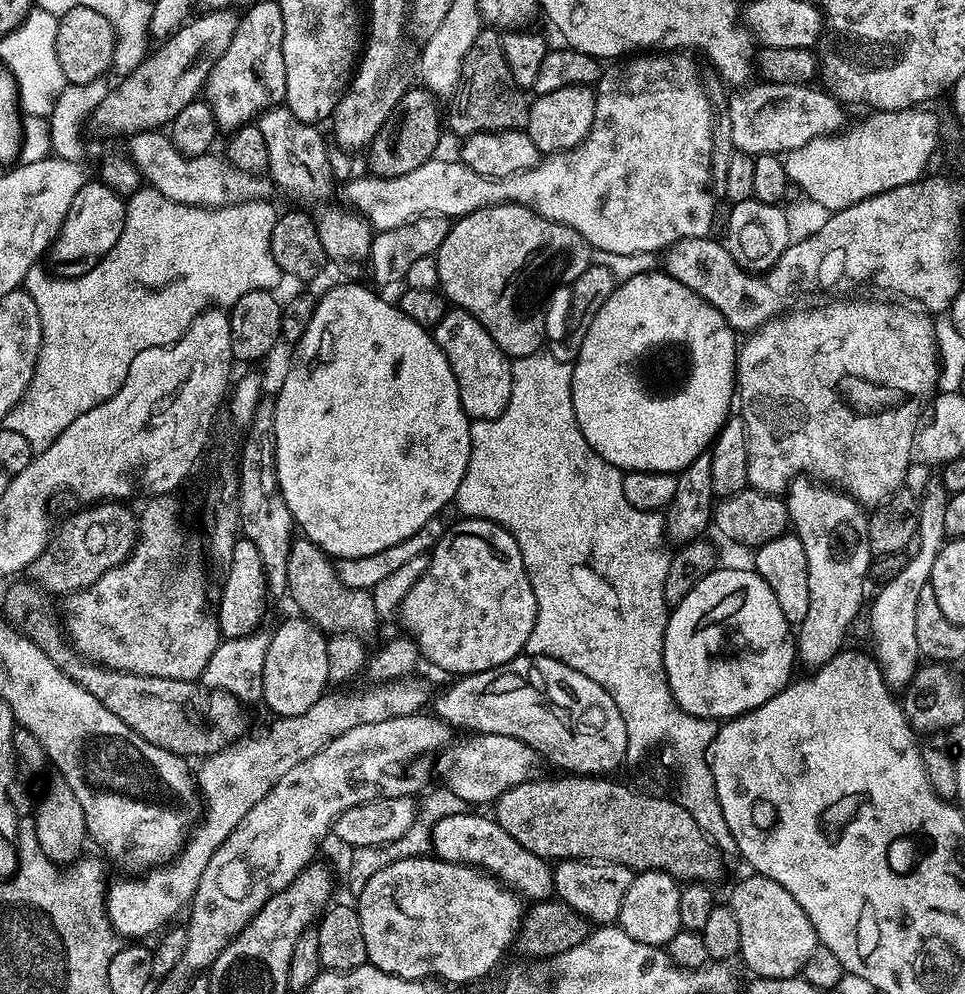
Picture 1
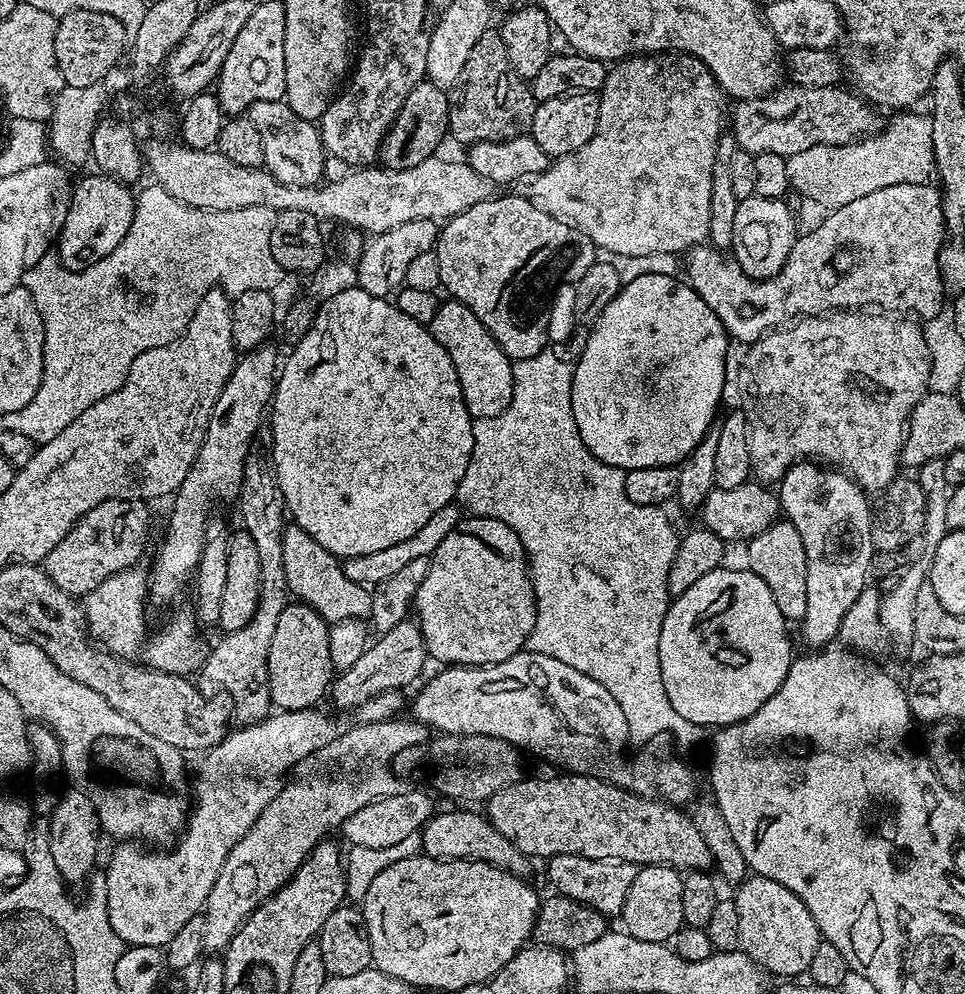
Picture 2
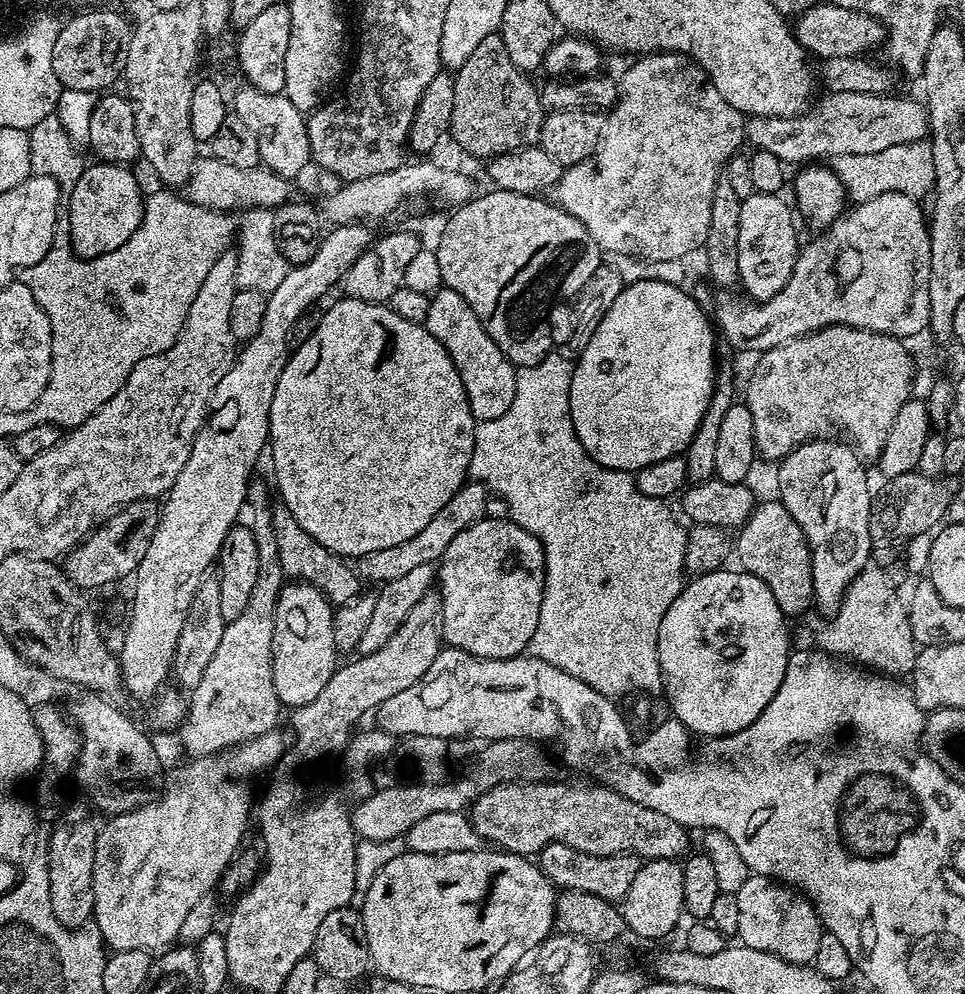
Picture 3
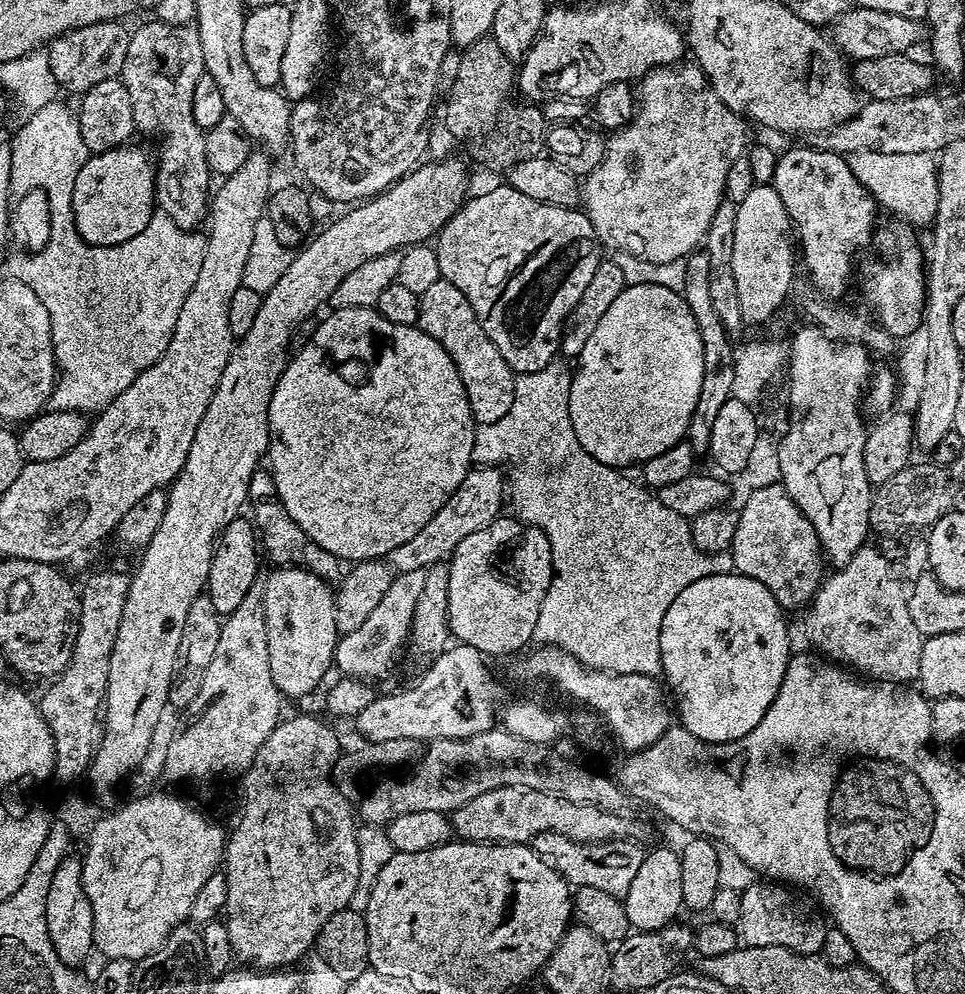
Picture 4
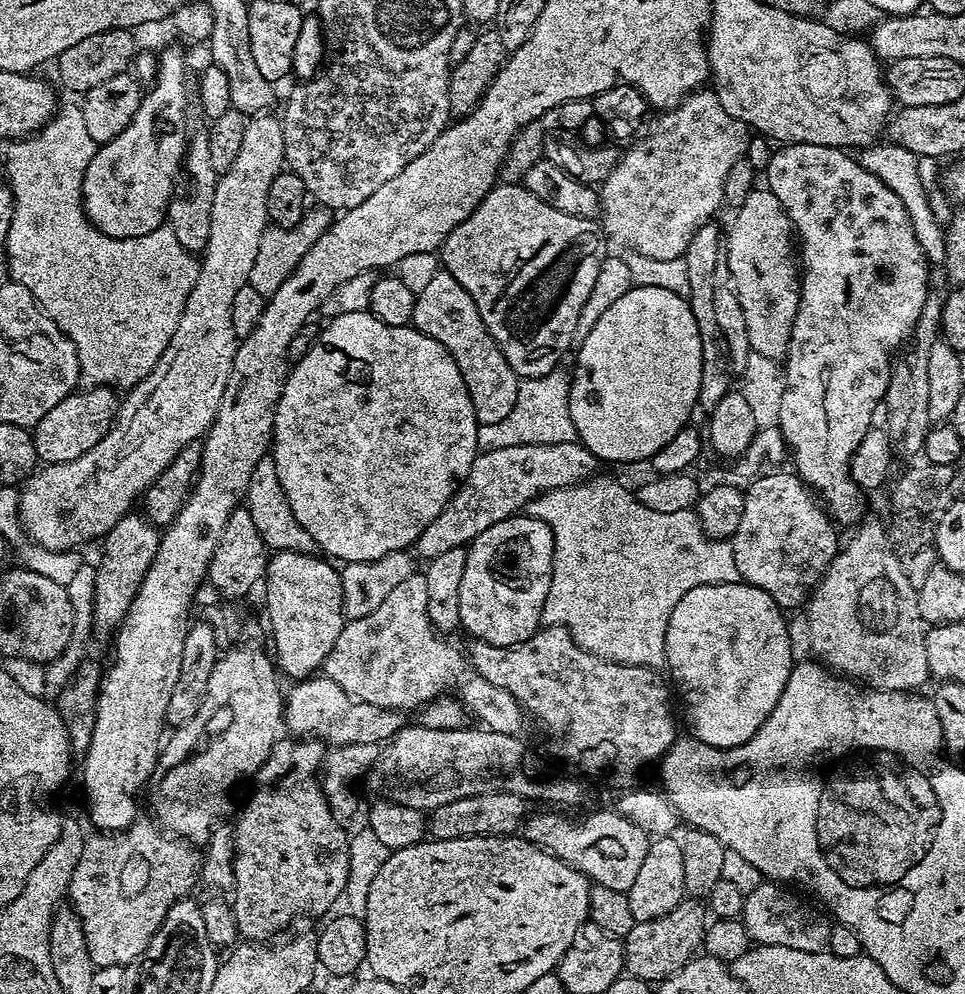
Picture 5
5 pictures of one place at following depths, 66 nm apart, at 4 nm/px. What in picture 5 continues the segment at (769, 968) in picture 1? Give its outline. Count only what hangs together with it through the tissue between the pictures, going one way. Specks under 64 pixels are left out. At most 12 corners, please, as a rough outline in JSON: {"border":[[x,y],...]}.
{"border":[[776,882],[745,895],[749,941],[825,951],[815,903]]}

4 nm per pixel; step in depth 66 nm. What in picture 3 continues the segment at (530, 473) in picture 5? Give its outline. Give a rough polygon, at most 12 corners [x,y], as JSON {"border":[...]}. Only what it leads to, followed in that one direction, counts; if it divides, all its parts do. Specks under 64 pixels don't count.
{"border":[[464,487],[414,538],[359,557],[357,576],[387,582],[435,565],[466,526],[490,493]]}

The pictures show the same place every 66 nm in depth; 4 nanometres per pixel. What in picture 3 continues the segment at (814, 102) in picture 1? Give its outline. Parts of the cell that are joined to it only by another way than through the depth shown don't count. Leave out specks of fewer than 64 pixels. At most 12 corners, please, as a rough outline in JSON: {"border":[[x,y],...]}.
{"border":[[828,92],[798,116],[749,115],[785,165],[874,154],[929,135],[927,107]]}

